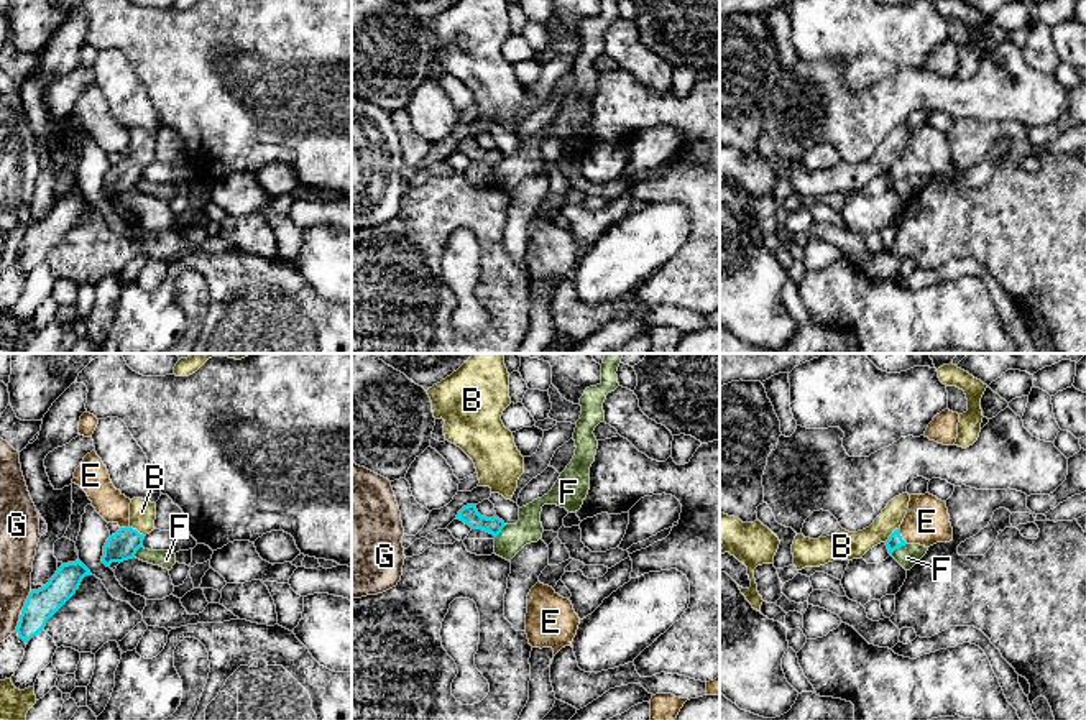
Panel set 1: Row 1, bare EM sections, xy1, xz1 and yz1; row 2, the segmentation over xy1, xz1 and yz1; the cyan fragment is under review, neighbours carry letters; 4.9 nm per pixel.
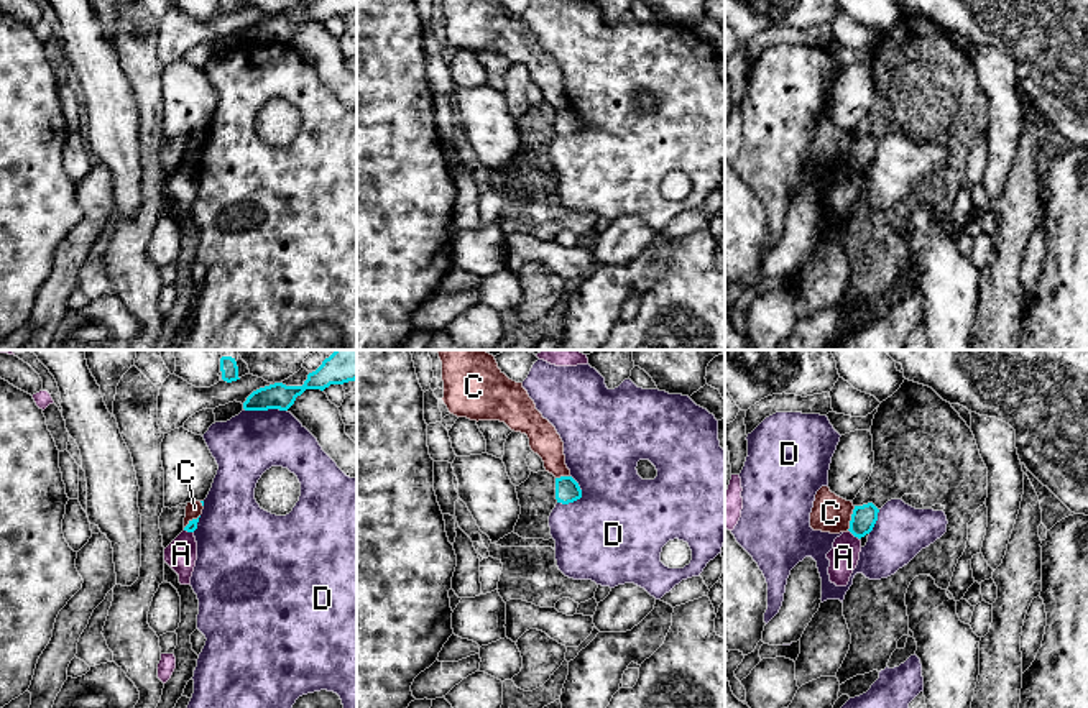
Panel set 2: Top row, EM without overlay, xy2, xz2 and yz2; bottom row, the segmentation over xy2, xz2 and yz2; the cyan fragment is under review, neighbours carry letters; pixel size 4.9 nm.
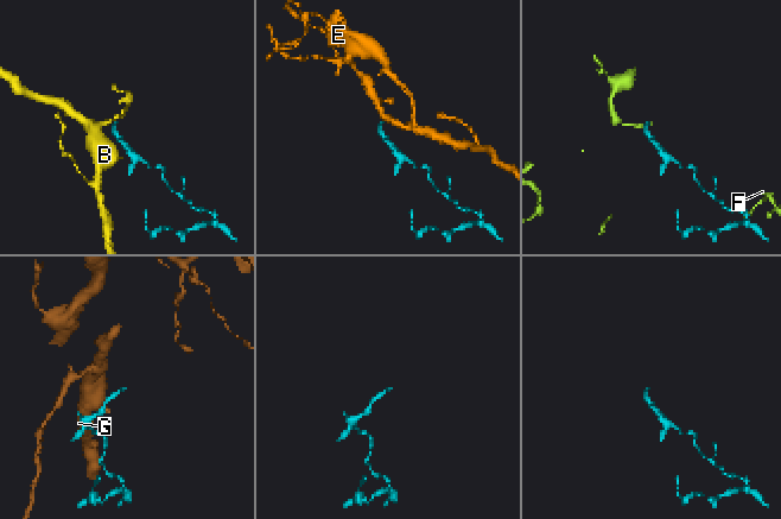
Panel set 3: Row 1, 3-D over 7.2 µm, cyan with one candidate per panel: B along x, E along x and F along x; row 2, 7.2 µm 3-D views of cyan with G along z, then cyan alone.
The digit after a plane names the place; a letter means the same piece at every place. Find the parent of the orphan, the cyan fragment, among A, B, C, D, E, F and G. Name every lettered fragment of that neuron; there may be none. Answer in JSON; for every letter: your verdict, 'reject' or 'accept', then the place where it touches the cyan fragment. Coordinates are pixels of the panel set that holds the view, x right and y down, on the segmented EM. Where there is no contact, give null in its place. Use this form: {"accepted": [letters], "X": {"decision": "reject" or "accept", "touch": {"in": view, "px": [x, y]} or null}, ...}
{"accepted": ["E"], "A": {"decision": "reject", "touch": {"in": "yz2", "px": [853, 534]}}, "B": {"decision": "reject", "touch": {"in": "yz1", "px": [891, 535]}}, "C": {"decision": "reject", "touch": {"in": "yz2", "px": [852, 518]}}, "D": {"decision": "reject", "touch": {"in": "xz2", "px": [579, 498]}}, "E": {"decision": "accept", "touch": {"in": "yz1", "px": [901, 536]}}, "F": {"decision": "reject", "touch": {"in": "yz1", "px": [897, 548]}}, "G": {"decision": "reject", "touch": {"in": "xy1", "px": [22, 610]}}}

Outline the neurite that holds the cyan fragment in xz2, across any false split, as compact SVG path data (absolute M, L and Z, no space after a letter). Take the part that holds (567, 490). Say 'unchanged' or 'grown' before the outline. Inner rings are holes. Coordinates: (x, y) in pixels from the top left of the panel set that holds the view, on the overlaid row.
unchanged; M572 476L556 478L557 503L569 504L582 498L582 490Z

